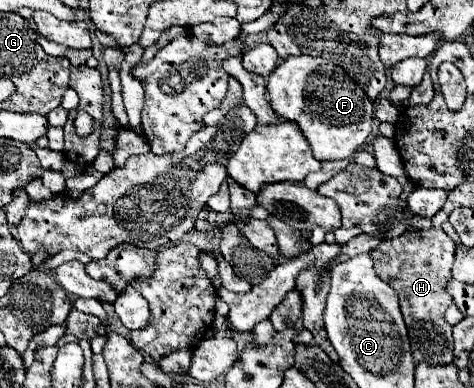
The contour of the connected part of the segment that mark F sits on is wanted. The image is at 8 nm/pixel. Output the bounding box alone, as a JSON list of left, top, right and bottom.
[267,56,373,160]

